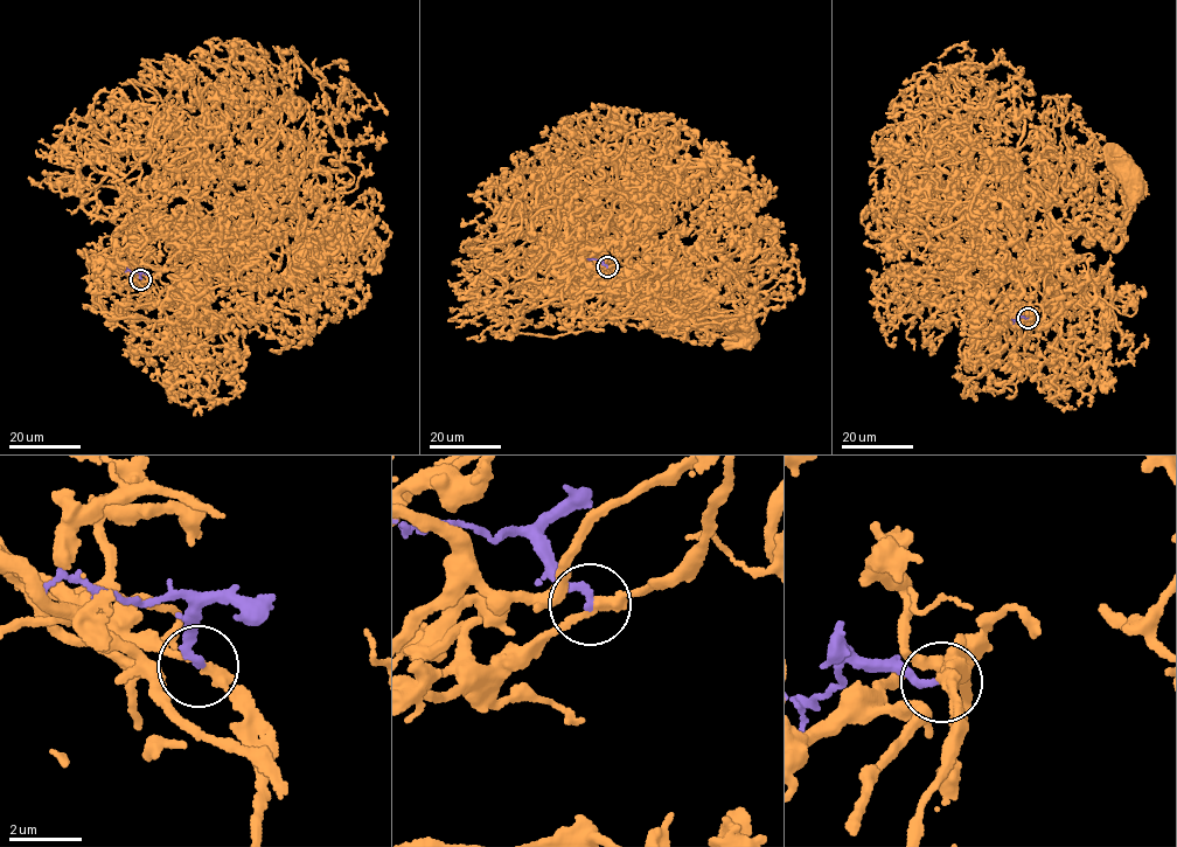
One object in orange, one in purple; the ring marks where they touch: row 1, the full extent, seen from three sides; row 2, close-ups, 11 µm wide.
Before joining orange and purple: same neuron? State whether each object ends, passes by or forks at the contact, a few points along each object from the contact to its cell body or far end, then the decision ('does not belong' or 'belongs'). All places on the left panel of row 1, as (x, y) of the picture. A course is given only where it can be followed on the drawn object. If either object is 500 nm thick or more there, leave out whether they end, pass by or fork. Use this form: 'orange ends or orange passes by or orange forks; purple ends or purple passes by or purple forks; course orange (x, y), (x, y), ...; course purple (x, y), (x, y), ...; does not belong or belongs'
orange passes by; purple ends; course orange (141, 278), (125, 270), (109, 249), (115, 235), (131, 227), (199, 250), (257, 254), (264, 294), (320, 257); course purple (141, 279), (139, 272), (124, 271); does not belong

